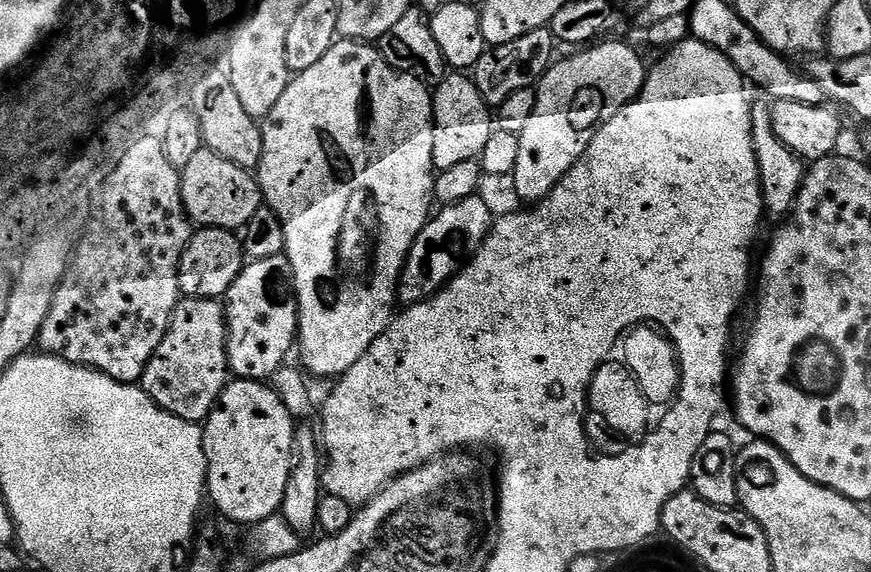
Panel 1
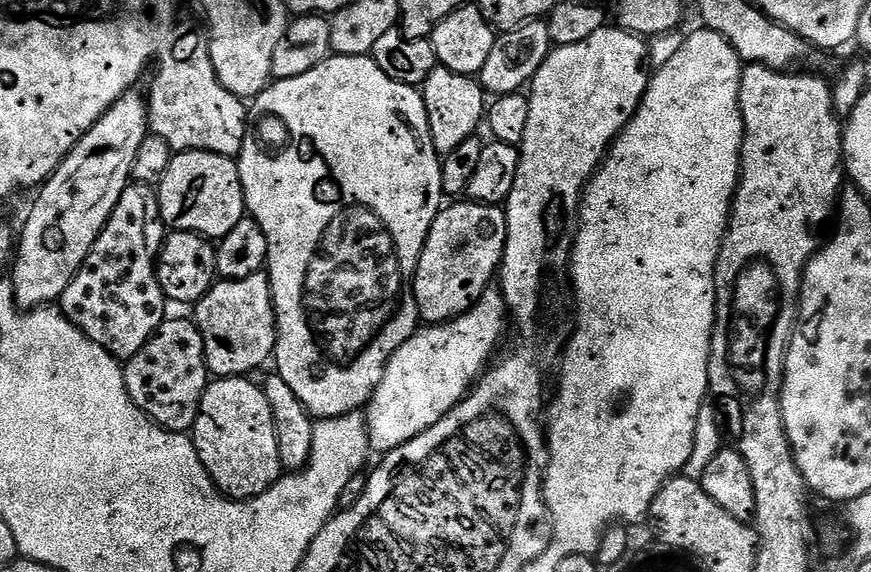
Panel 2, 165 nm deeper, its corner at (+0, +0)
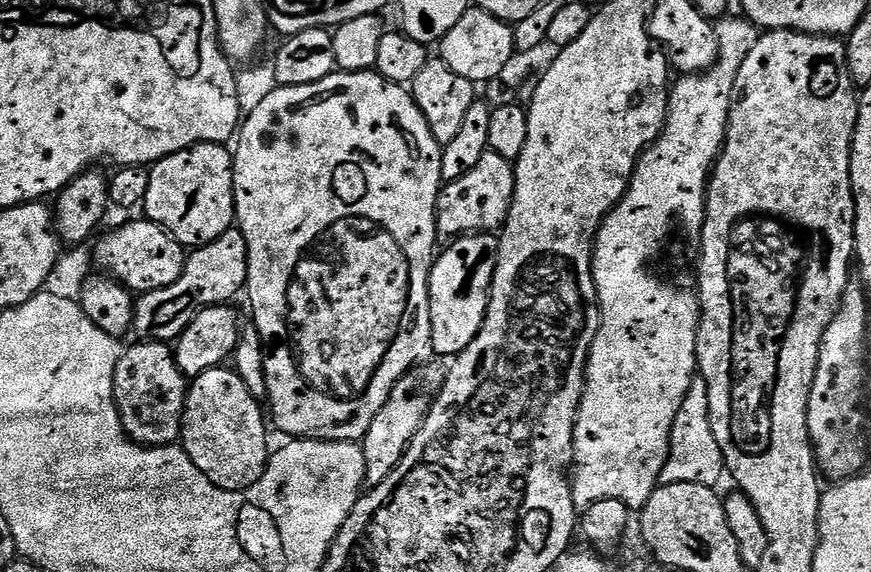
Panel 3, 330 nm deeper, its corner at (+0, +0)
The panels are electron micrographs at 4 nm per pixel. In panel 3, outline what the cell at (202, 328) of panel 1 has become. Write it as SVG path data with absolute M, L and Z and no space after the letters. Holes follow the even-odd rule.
M159 340L128 344L114 370L114 402L129 440L146 448L172 446L180 439L189 381L178 366L173 345Z

